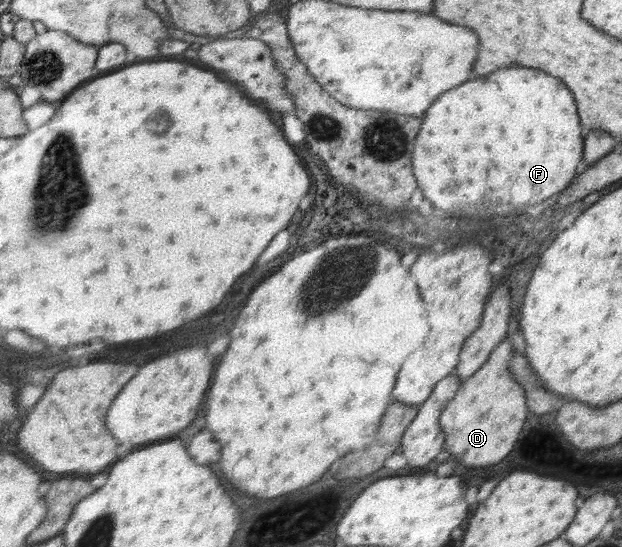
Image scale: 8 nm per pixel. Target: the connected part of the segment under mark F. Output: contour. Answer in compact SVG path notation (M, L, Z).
M512 67L512 69L500 69L500 73L492 72L488 77L481 77L475 80L465 81L452 93L444 93L428 113L424 113L424 133L420 133L420 141L416 141L416 181L420 181L420 189L424 191L424 197L444 211L462 211L462 209L494 209L494 207L504 207L504 213L509 219L516 217L516 211L522 211L530 205L536 205L562 189L570 185L578 173L578 163L583 160L582 147L586 147L582 139L582 127L578 119L578 103L574 103L574 94L571 89L560 81L560 78L546 75L536 69L522 69L522 67Z

